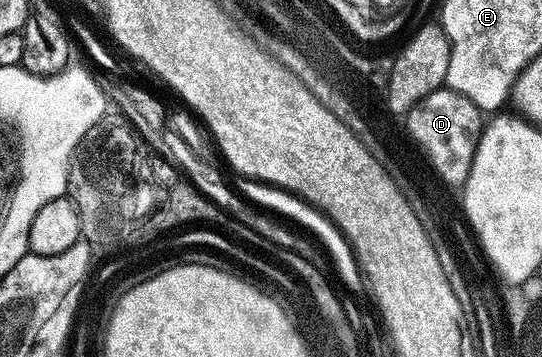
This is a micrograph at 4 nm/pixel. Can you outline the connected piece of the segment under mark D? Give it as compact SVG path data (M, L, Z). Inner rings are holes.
M447 86L435 88L429 96L422 98L422 102L418 102L406 113L409 136L419 145L419 151L428 155L426 160L431 171L448 186L463 186L468 180L485 123L480 108L474 106L470 98Z

